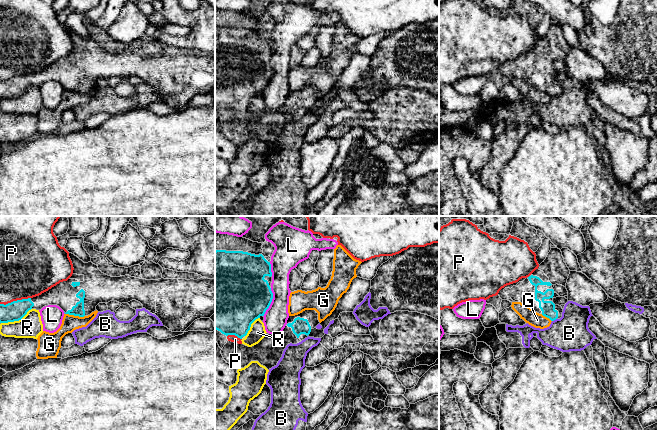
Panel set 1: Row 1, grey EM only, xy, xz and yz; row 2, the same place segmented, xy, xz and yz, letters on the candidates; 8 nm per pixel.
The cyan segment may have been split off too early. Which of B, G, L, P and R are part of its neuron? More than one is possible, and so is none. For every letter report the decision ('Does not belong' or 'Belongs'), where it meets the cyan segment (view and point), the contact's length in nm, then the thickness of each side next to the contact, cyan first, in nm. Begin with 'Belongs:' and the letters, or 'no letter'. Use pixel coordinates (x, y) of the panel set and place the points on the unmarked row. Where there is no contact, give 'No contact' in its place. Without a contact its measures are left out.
Belongs: no letter
B: Does not belong. Touches cyan at yz (554, 95). Shared border 50 nm. Thickness 110 nm (cyan) against 280 nm
G: Does not belong. Touches cyan at xy (75, 91). Shared border 160 nm. Thickness 100 nm (cyan) against 130 nm
L: Does not belong. Touches cyan at xz (271, 77). Shared border 240 nm. Thickness 460 nm (cyan) against 190 nm
P: Does not belong. Touches cyan at xy (15, 77). Shared border 260 nm. Thickness 160 nm (cyan) against 420 nm
R: Does not belong. Touches cyan at xy (16, 96). Shared border 280 nm. Thickness 160 nm (cyan) against 190 nm

